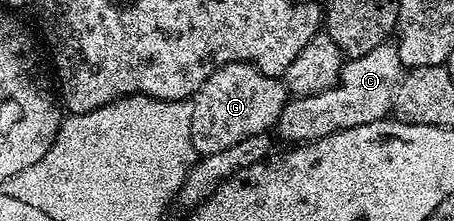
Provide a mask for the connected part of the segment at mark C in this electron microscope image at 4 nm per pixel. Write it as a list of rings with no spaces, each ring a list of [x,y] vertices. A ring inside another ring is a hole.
[[[386,43],[367,51],[367,55],[346,60],[341,66],[341,80],[327,91],[293,97],[282,109],[275,126],[278,138],[289,143],[318,141],[341,129],[363,127],[363,123],[384,121],[393,108],[393,96],[401,83],[403,66],[396,44]],[[278,133],[278,134],[277,134]]]

